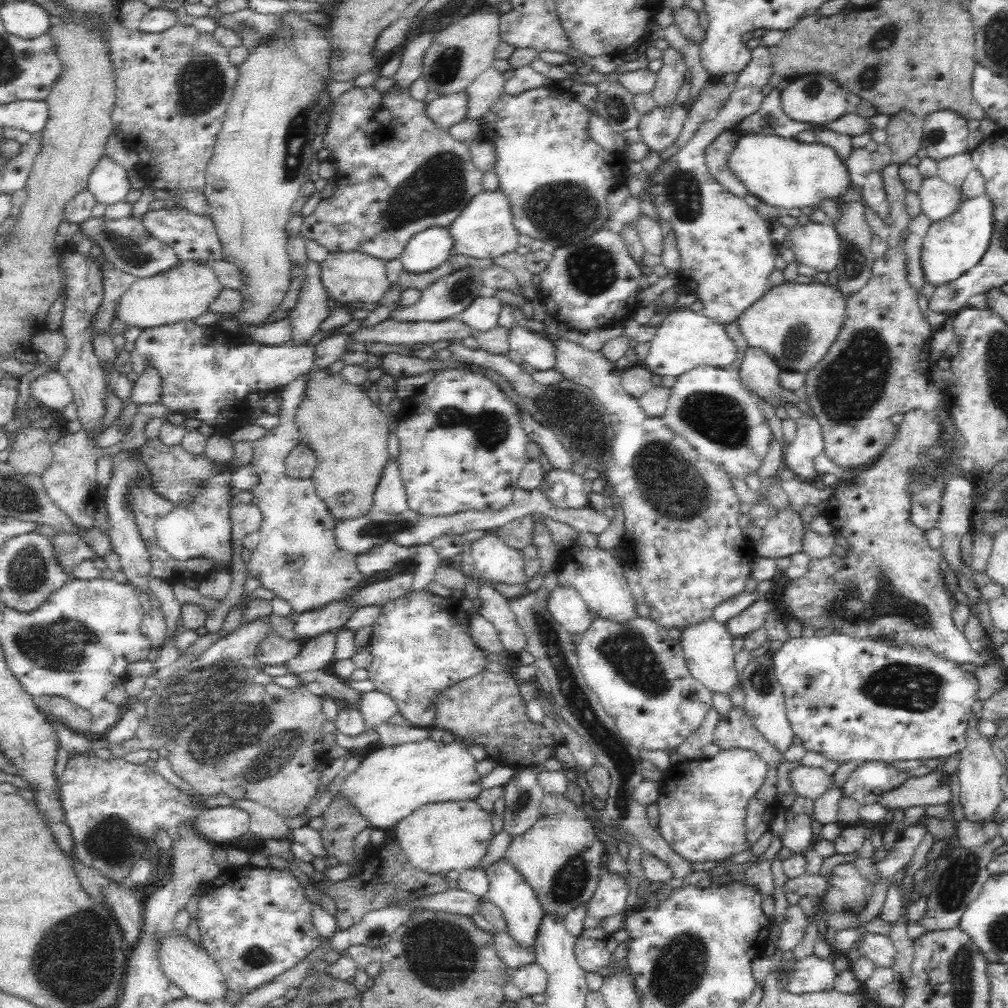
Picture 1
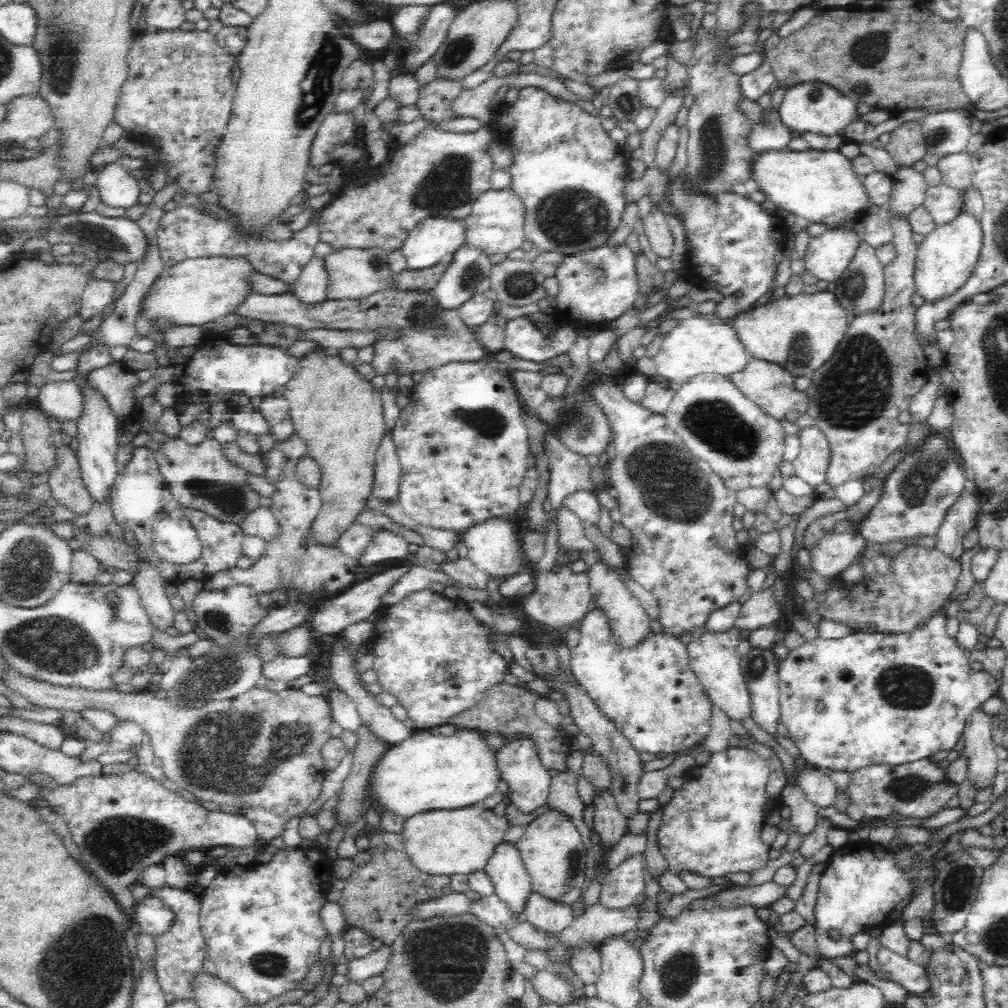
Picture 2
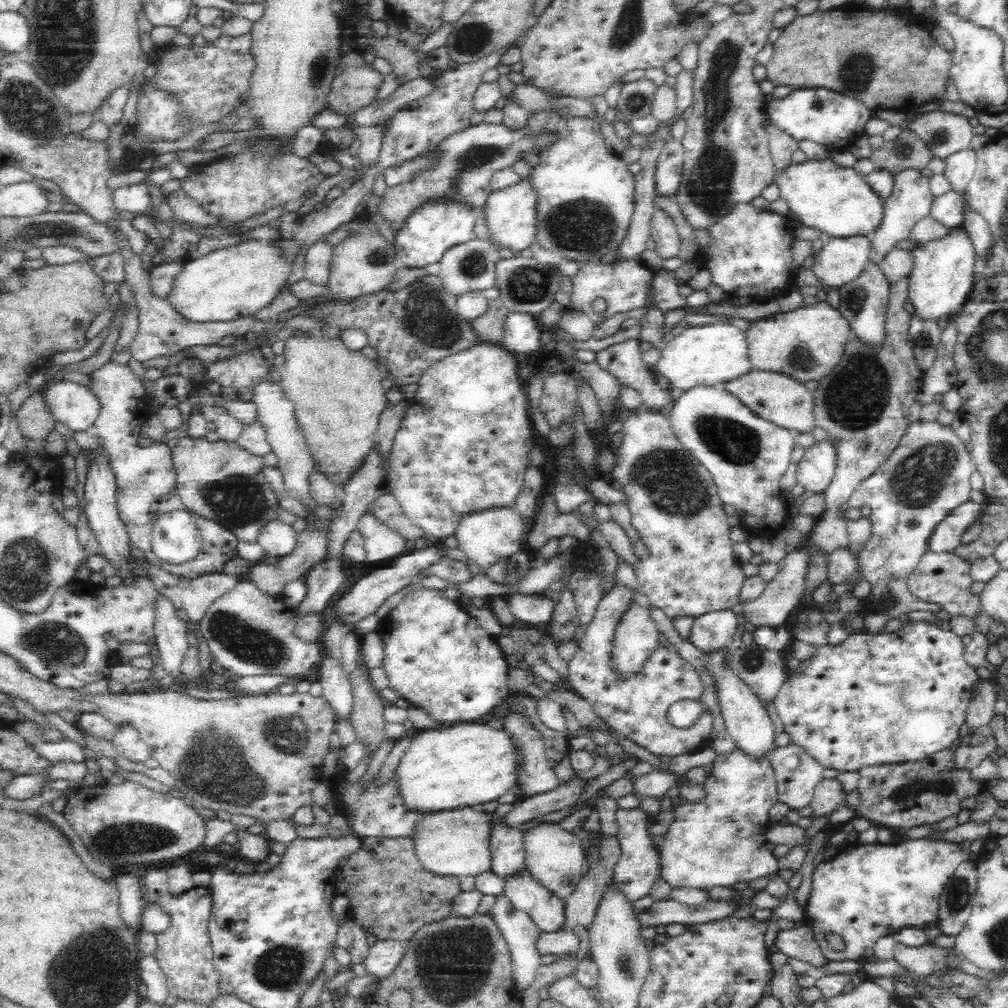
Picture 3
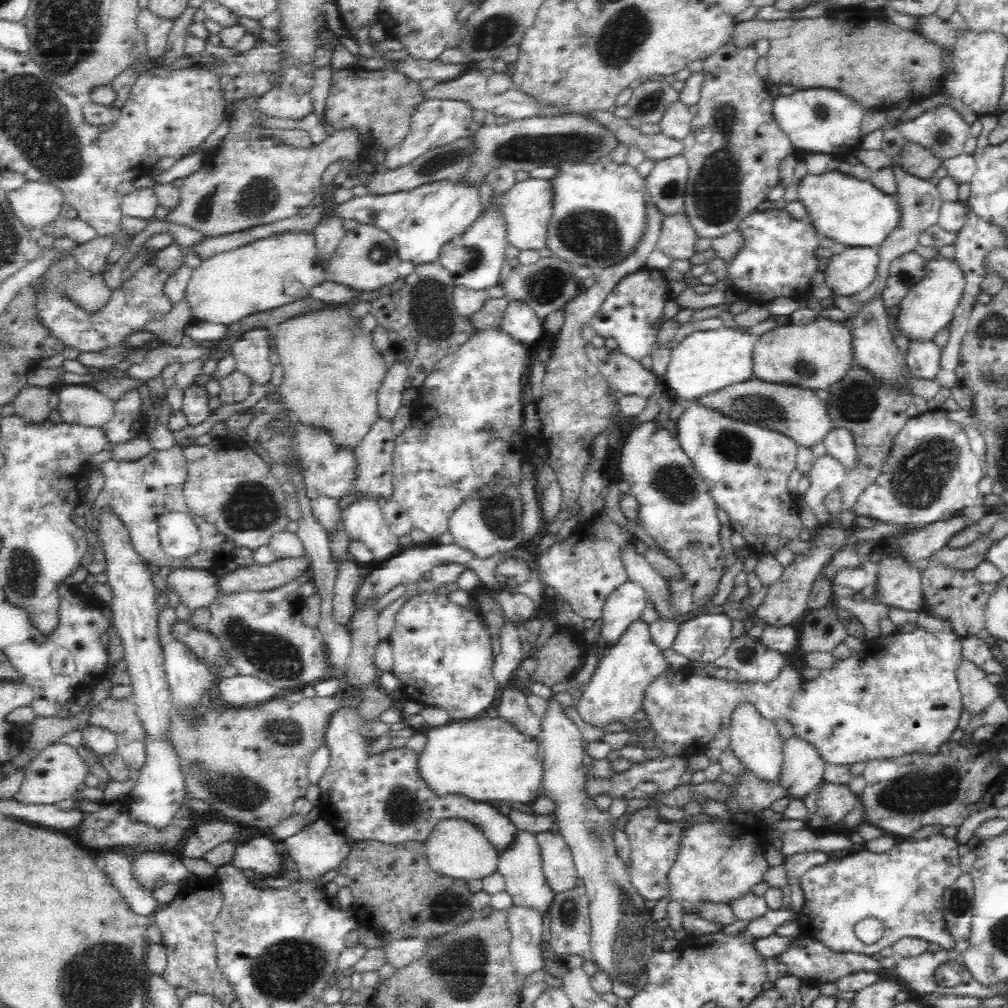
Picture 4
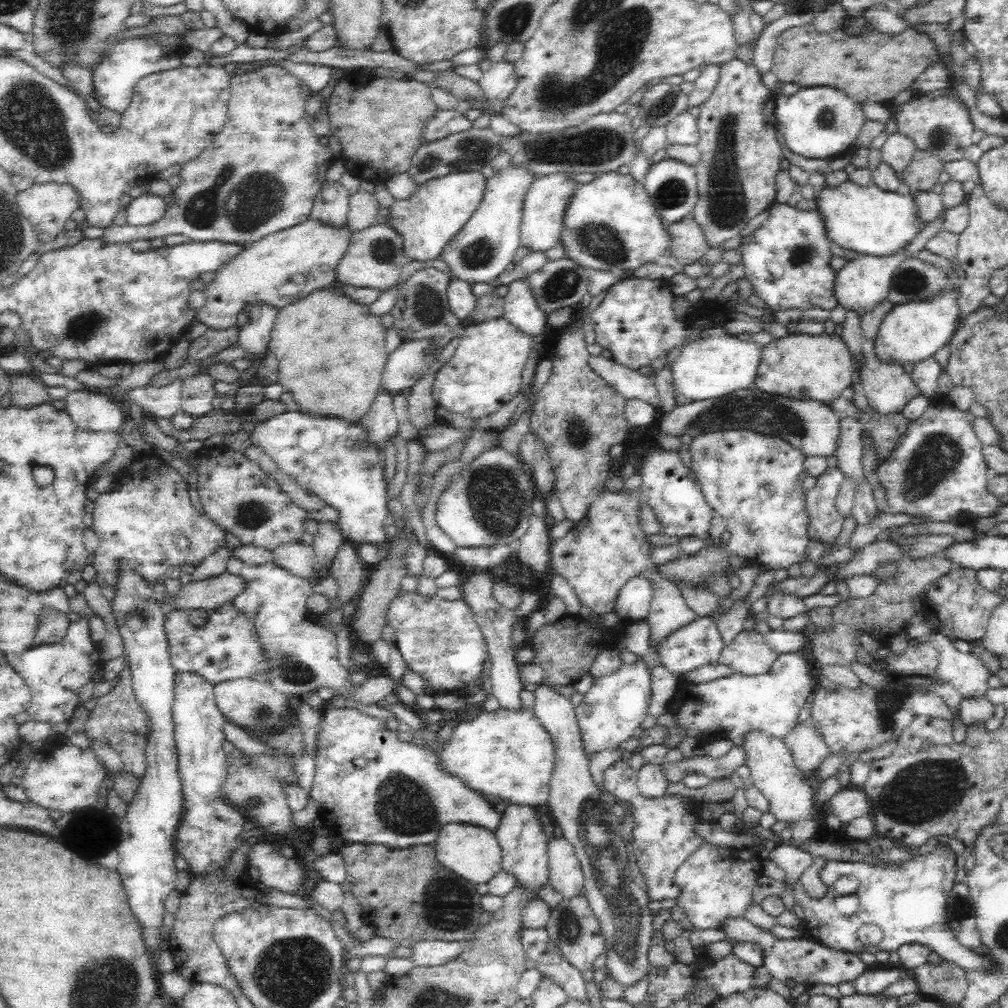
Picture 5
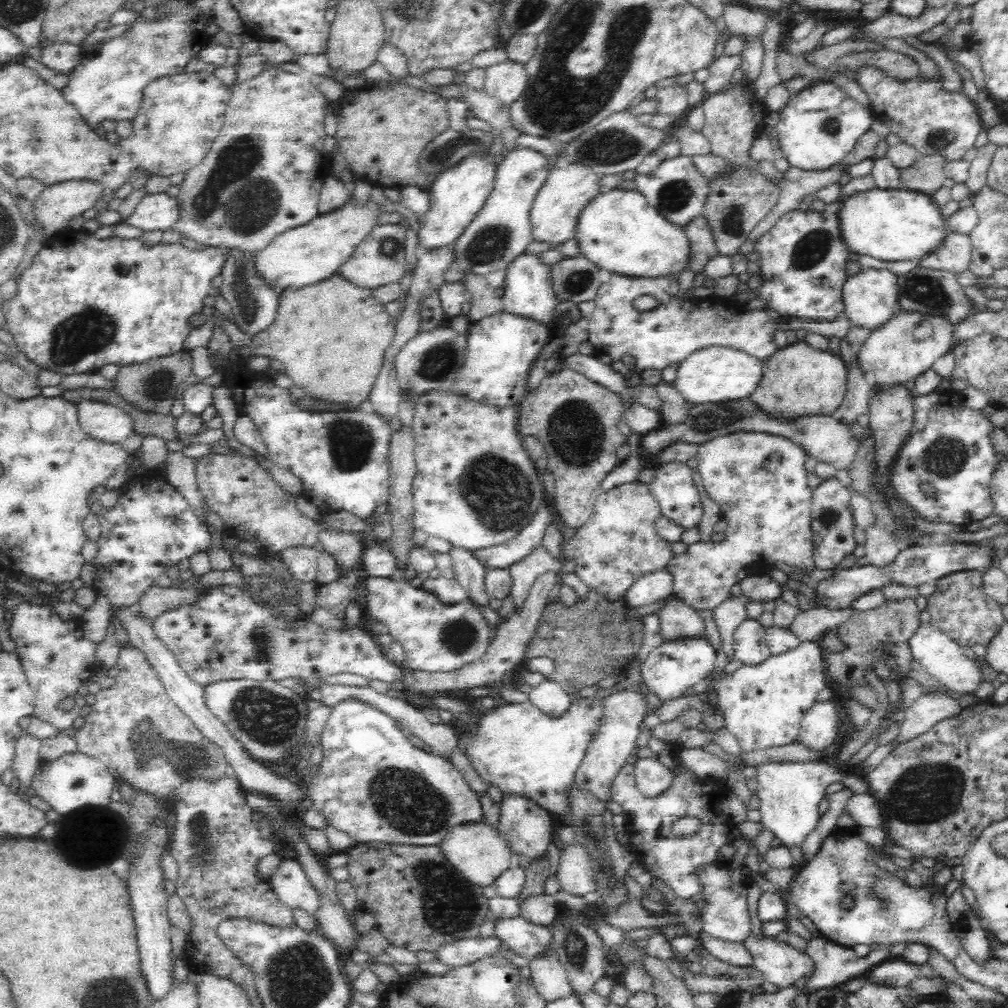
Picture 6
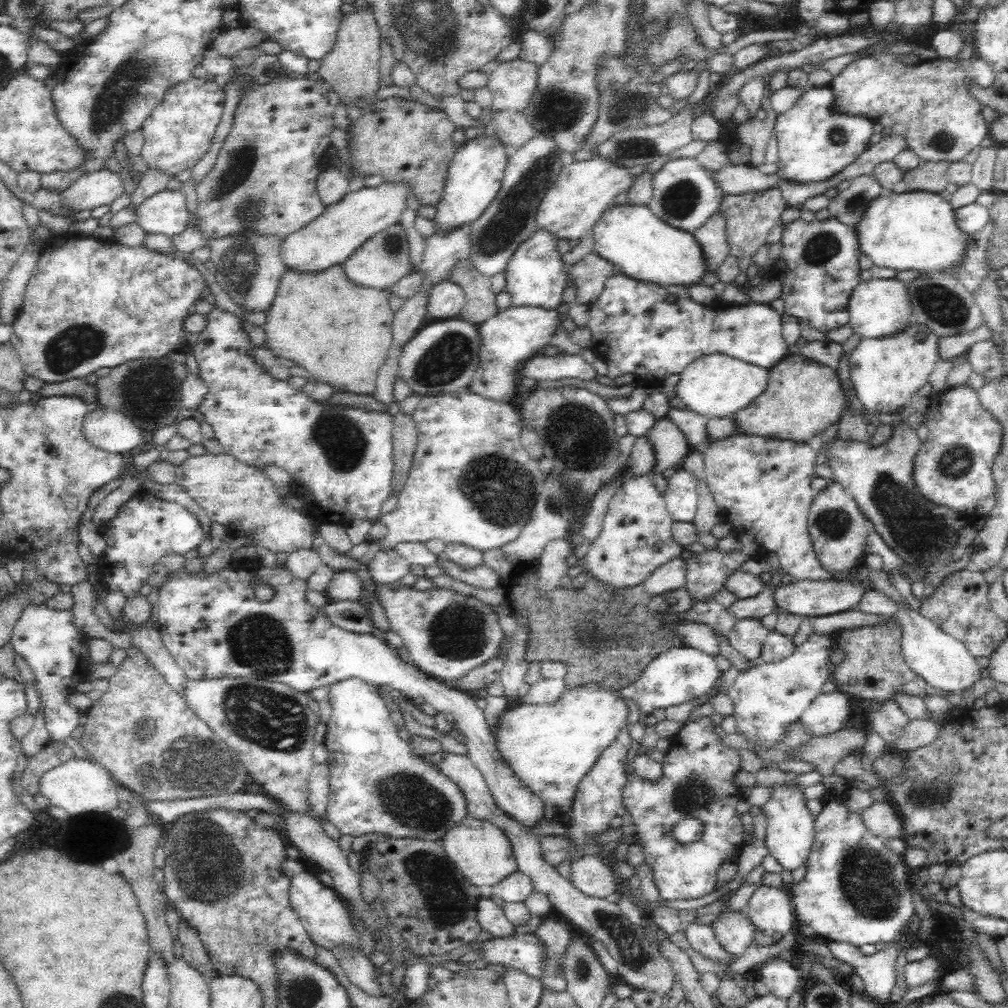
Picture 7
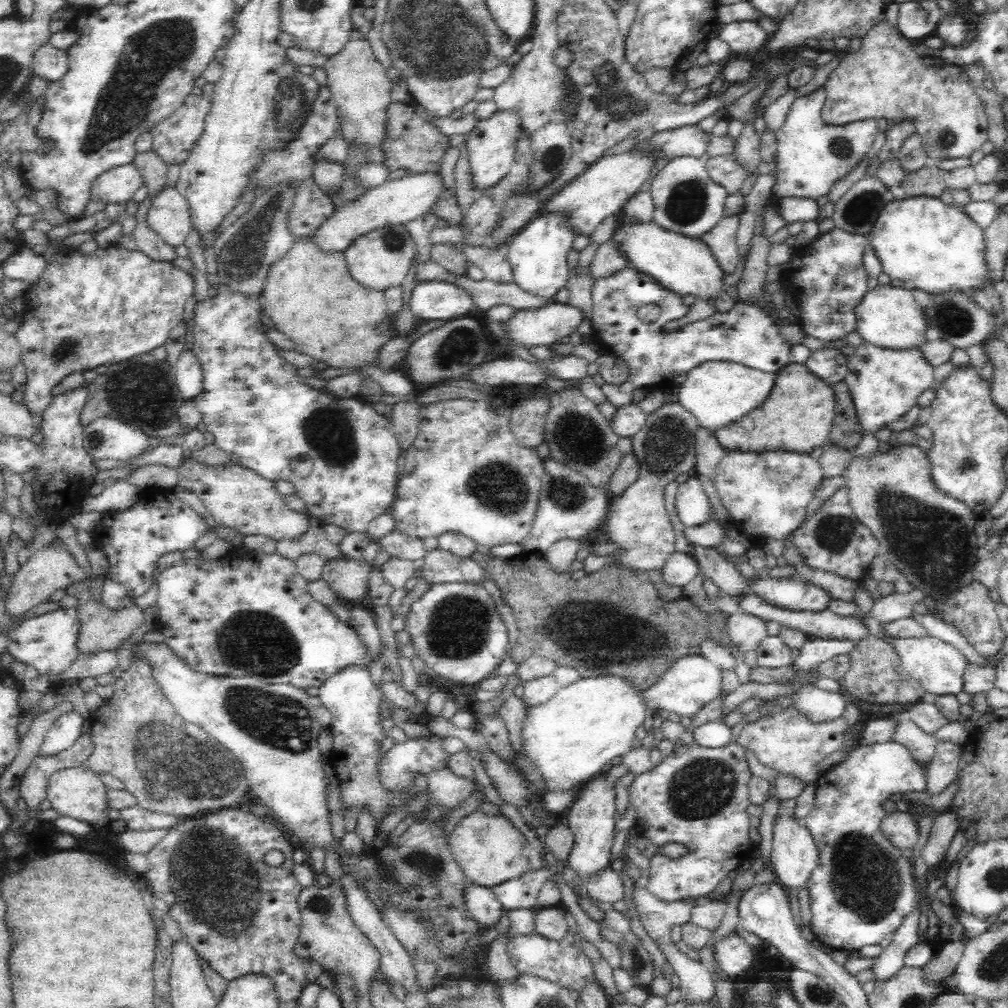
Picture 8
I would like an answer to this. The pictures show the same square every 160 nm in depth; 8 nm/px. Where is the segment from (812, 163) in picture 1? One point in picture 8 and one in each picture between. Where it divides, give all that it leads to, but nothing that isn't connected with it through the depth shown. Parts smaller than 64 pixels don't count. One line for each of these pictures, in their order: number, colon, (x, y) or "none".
2: (820, 186)
3: (836, 200)
4: (856, 213)
5: (872, 221)
6: (890, 225)
7: (915, 230)
8: (937, 247)

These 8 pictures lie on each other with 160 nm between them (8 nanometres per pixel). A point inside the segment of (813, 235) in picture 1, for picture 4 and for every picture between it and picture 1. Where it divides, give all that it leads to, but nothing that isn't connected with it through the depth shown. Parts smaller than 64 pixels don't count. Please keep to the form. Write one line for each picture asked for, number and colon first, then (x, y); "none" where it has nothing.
2: (829, 255)
3: (840, 261)
4: (849, 273)

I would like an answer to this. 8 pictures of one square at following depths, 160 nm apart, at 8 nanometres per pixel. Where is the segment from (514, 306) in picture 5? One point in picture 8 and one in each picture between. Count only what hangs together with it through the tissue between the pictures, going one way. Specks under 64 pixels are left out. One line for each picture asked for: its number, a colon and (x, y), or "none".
6: (527, 290)
7: (536, 275)
8: (539, 253)

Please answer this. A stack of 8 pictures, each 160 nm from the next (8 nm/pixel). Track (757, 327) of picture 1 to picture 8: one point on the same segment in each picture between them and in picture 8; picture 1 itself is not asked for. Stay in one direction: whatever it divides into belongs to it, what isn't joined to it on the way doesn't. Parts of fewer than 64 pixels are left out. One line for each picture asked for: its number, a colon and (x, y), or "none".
2: (801, 332)
3: (806, 343)
4: (815, 355)
5: (804, 367)
6: (798, 381)
7: (802, 398)
8: (797, 416)

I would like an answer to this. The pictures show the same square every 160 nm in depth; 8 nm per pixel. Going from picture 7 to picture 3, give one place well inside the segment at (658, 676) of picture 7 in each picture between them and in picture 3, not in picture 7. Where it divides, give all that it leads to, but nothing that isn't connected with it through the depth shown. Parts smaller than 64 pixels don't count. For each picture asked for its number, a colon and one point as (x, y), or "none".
3: (713, 631)
4: (705, 637)
5: (686, 649)
6: (670, 670)

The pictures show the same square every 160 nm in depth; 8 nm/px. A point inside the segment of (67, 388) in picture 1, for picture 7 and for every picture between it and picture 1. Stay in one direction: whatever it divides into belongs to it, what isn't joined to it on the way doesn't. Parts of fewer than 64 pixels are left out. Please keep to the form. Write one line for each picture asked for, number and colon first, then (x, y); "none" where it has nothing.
2: (62, 400)
3: (77, 406)
4: (79, 404)
5: (94, 412)
6: (106, 422)
7: (106, 429)

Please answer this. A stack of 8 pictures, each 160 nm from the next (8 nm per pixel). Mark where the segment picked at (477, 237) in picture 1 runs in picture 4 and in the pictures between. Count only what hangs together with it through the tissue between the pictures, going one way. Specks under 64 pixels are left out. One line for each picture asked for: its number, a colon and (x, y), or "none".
2: (495, 225)
3: (511, 213)
4: (527, 208)

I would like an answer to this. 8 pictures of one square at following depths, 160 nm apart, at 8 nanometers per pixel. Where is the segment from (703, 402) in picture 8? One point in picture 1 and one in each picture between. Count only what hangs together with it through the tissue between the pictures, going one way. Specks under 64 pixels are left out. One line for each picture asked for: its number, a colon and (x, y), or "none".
1: (686, 339)
2: (696, 346)
3: (713, 354)
4: (704, 362)
5: (707, 368)
6: (716, 374)
7: (715, 385)

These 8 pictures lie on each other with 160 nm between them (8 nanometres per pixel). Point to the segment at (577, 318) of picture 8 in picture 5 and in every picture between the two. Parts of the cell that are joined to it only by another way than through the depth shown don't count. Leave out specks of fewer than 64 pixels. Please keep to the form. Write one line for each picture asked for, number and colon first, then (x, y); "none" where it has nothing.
5: (485, 372)
6: (501, 348)
7: (509, 338)

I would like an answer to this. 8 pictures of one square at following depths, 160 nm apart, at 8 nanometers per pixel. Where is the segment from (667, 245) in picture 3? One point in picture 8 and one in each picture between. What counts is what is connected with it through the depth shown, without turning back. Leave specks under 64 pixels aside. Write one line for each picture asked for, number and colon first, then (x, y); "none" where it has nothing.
4: (678, 238)
5: (689, 244)
6: (703, 246)
7: (712, 236)
8: (721, 239)

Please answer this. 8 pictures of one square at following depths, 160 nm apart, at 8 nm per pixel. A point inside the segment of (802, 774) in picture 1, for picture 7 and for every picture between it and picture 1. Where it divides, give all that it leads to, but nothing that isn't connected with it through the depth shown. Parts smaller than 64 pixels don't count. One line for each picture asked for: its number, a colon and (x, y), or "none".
2: (819, 789)
3: (829, 795)
4: (834, 802)
5: (847, 805)
6: (864, 808)
7: (883, 820)

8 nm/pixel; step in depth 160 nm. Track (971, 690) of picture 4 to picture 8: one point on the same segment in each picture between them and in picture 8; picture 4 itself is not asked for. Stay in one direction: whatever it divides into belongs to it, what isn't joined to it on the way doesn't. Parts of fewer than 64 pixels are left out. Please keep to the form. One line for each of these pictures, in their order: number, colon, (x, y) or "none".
5: (965, 671)
6: (943, 658)
7: (944, 662)
8: (936, 665)

